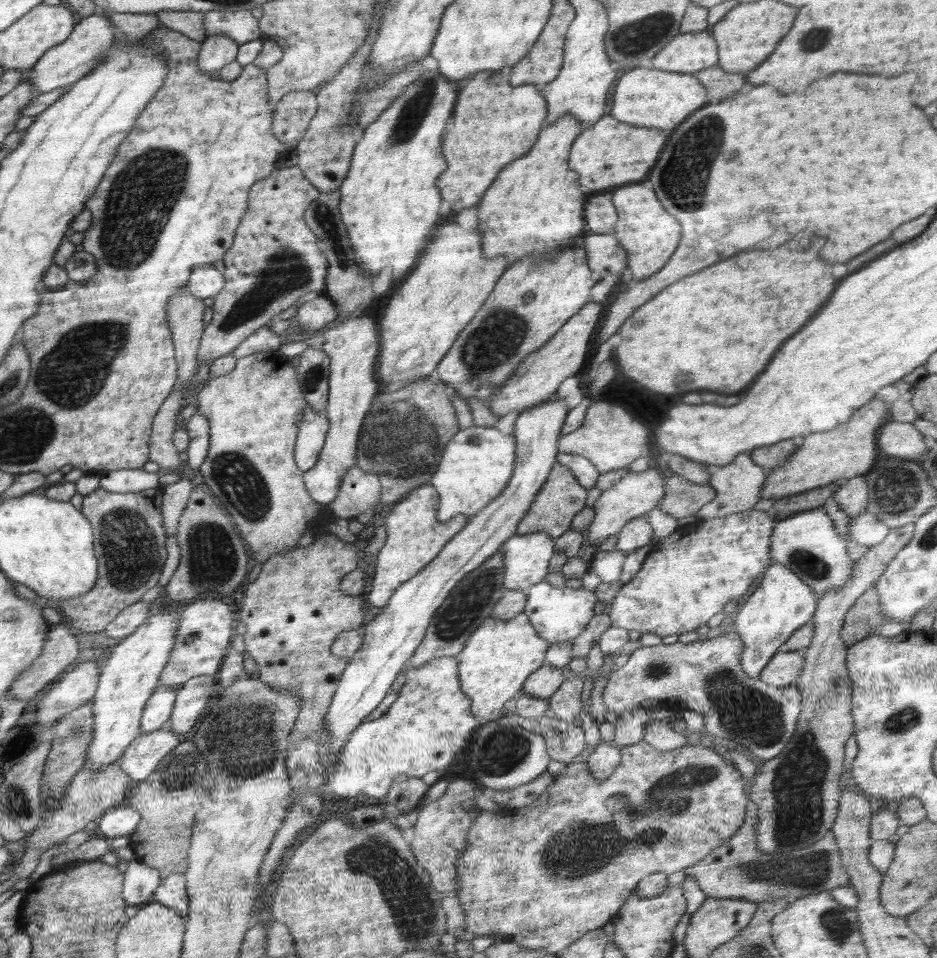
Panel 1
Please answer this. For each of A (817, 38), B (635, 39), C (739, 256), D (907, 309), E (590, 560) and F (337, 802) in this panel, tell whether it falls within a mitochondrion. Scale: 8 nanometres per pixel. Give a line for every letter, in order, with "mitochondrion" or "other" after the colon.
A: mitochondrion
B: mitochondrion
C: other
D: other
E: other
F: other

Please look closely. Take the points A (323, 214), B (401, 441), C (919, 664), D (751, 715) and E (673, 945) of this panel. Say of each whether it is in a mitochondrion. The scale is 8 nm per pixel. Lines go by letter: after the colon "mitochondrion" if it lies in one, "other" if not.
A: mitochondrion
B: mitochondrion
C: other
D: mitochondrion
E: other

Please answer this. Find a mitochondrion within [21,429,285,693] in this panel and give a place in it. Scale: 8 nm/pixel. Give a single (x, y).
(129, 550)

